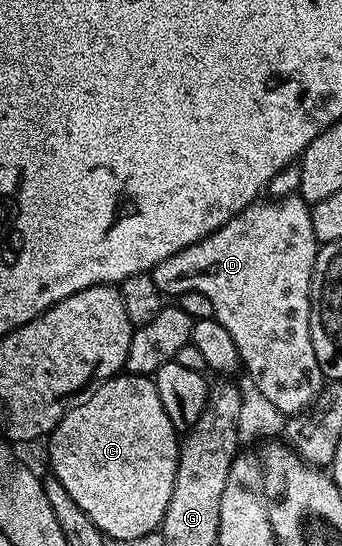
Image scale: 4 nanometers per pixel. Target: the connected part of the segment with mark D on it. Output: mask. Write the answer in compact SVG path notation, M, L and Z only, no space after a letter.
M298 193L286 195L284 199L271 199L266 201L267 203L263 202L250 203L240 215L233 216L228 223L221 225L221 229L217 229L212 235L206 235L201 241L165 257L165 261L161 261L149 274L164 297L171 297L171 295L178 297L192 291L193 293L205 293L205 297L209 297L209 301L213 301L215 319L221 325L225 325L229 337L233 337L233 345L237 345L239 350L242 370L244 372L247 370L248 377L252 379L250 382L253 387L263 393L269 401L273 401L273 405L281 411L283 416L290 417L306 412L325 386L325 376L321 365L317 365L317 353L313 353L313 341L311 340L311 278L315 268L315 258L321 245L315 240L313 233L311 207Z

